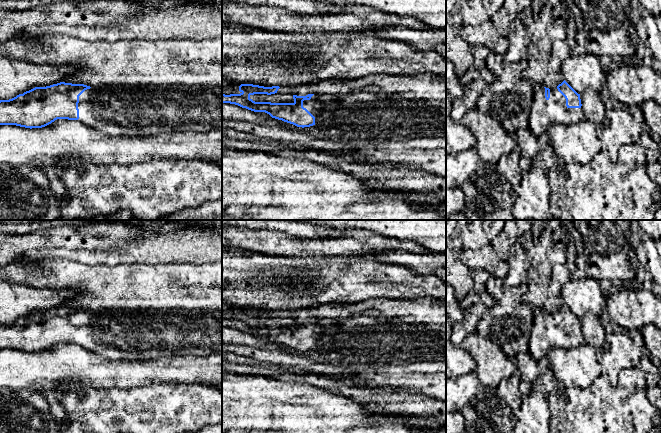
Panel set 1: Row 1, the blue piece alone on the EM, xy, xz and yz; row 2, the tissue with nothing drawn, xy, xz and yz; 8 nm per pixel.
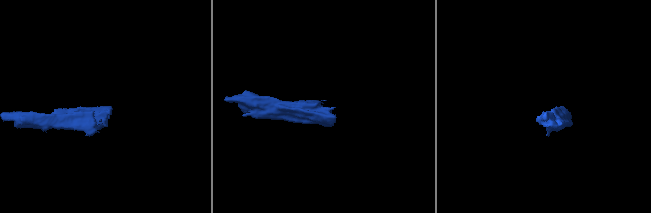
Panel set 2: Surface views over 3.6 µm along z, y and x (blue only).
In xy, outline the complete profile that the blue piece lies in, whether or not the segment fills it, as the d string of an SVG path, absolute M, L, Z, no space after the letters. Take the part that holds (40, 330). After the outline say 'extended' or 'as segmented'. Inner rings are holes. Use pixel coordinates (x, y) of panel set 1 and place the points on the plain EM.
M60 306L35 311L9 324L0 324L0 349L42 352L57 343L78 344L111 360L153 360L222 353L222 310L131 313L127 310L90 311Z | extended

